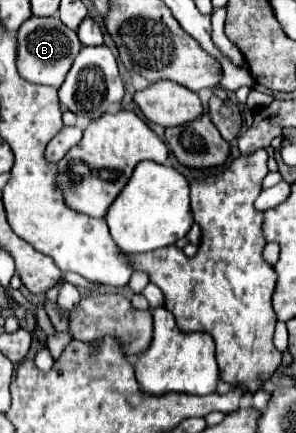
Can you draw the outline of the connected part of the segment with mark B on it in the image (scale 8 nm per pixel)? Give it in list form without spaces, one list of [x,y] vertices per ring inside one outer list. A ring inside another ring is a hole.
[[[30,16],[20,26],[16,38],[18,38],[18,58],[16,58],[18,74],[32,84],[46,84],[54,88],[62,86],[68,70],[72,68],[76,54],[82,48],[78,34],[74,30],[68,30],[68,26],[64,26],[64,22],[60,22],[56,16],[48,16],[48,18]]]

